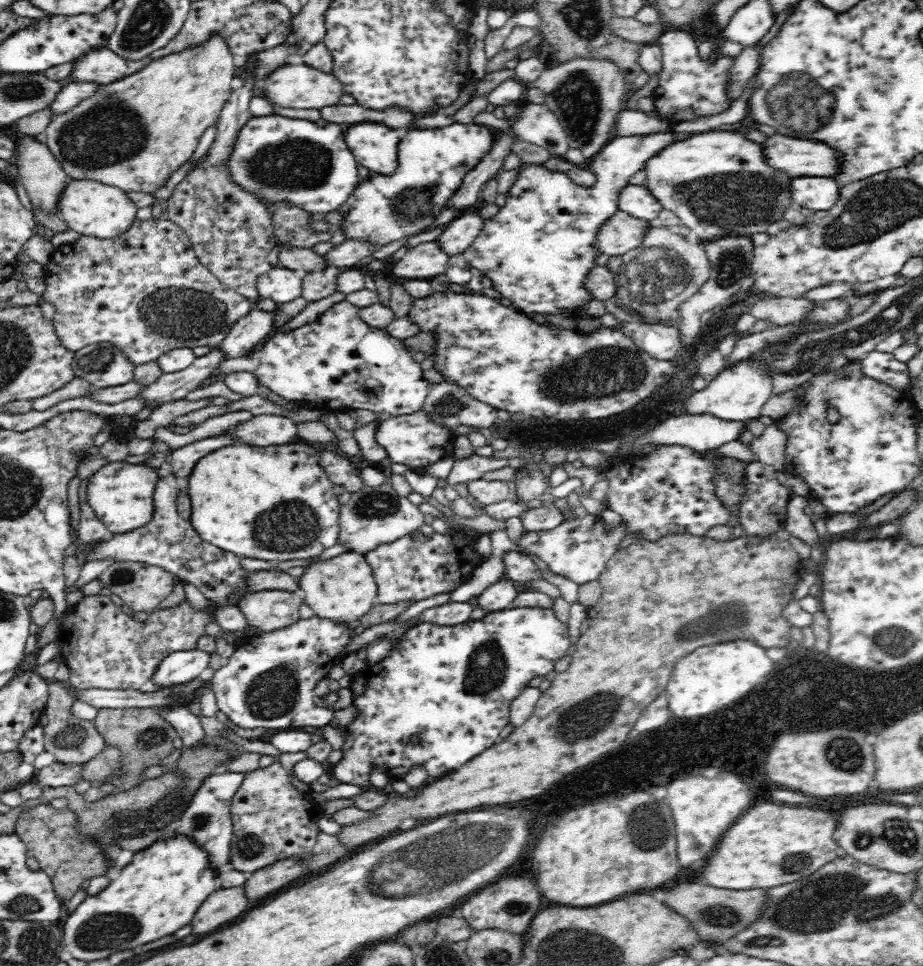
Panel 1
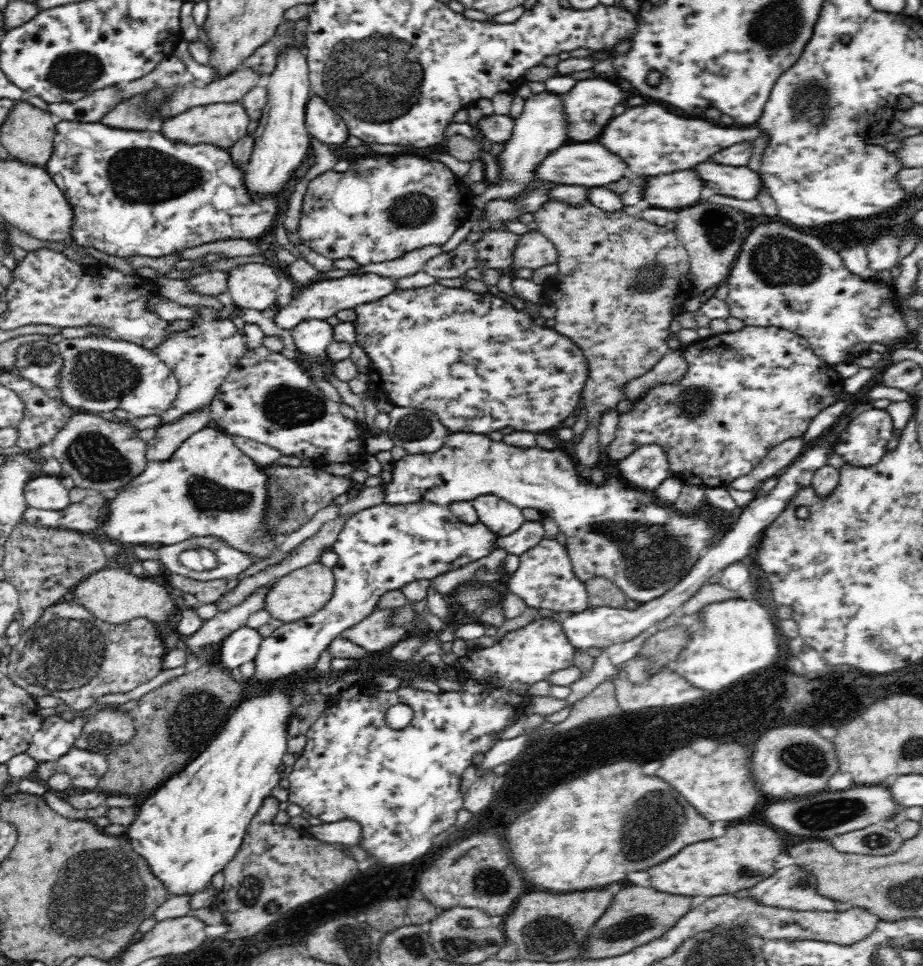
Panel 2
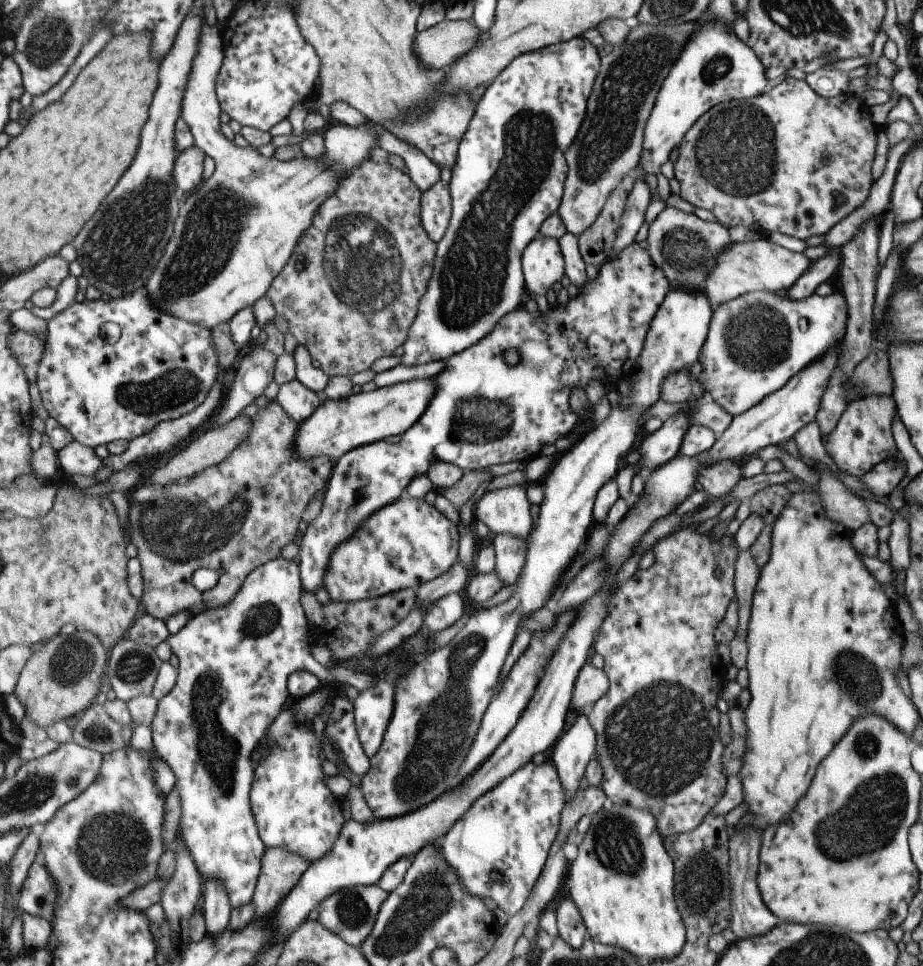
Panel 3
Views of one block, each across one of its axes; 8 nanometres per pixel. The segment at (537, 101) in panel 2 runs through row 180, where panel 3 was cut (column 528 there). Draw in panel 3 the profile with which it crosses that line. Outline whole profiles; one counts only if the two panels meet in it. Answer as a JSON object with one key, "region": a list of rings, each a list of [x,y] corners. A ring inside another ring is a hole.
{"region":[[[513,485],[485,491],[473,504],[473,519],[480,520],[493,534],[505,533],[526,539],[531,530],[531,503],[525,493],[526,485]]]}

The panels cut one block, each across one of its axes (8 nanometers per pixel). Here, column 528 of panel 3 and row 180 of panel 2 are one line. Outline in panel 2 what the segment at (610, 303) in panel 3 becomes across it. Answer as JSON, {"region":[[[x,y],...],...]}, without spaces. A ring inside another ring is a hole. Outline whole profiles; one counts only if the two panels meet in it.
{"region":[[[382,156],[364,158],[351,164],[348,172],[334,172],[332,169],[311,180],[303,198],[296,232],[303,244],[327,259],[351,258],[362,266],[394,260],[429,244],[443,245],[470,219],[476,207],[471,189],[440,162],[418,156]]]}

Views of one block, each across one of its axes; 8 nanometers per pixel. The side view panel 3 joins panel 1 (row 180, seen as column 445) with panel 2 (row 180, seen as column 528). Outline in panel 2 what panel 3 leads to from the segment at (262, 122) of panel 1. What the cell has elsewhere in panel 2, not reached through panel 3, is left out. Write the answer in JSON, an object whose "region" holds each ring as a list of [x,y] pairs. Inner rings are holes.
{"region":[[[56,120],[55,134],[53,138],[53,150],[48,162],[46,162],[47,173],[58,185],[58,188],[66,196],[66,201],[74,213],[72,226],[70,226],[70,238],[74,244],[80,247],[96,249],[98,252],[106,255],[116,256],[123,259],[134,257],[136,255],[150,258],[160,258],[179,254],[188,248],[195,248],[201,244],[216,242],[226,239],[251,239],[258,240],[264,233],[272,227],[278,216],[278,199],[276,197],[258,197],[250,195],[246,185],[244,185],[244,170],[240,167],[234,167],[228,149],[222,149],[212,144],[184,144],[180,141],[172,141],[164,137],[162,133],[144,130],[128,130],[124,128],[112,128],[96,122],[77,122],[68,120]]]}

